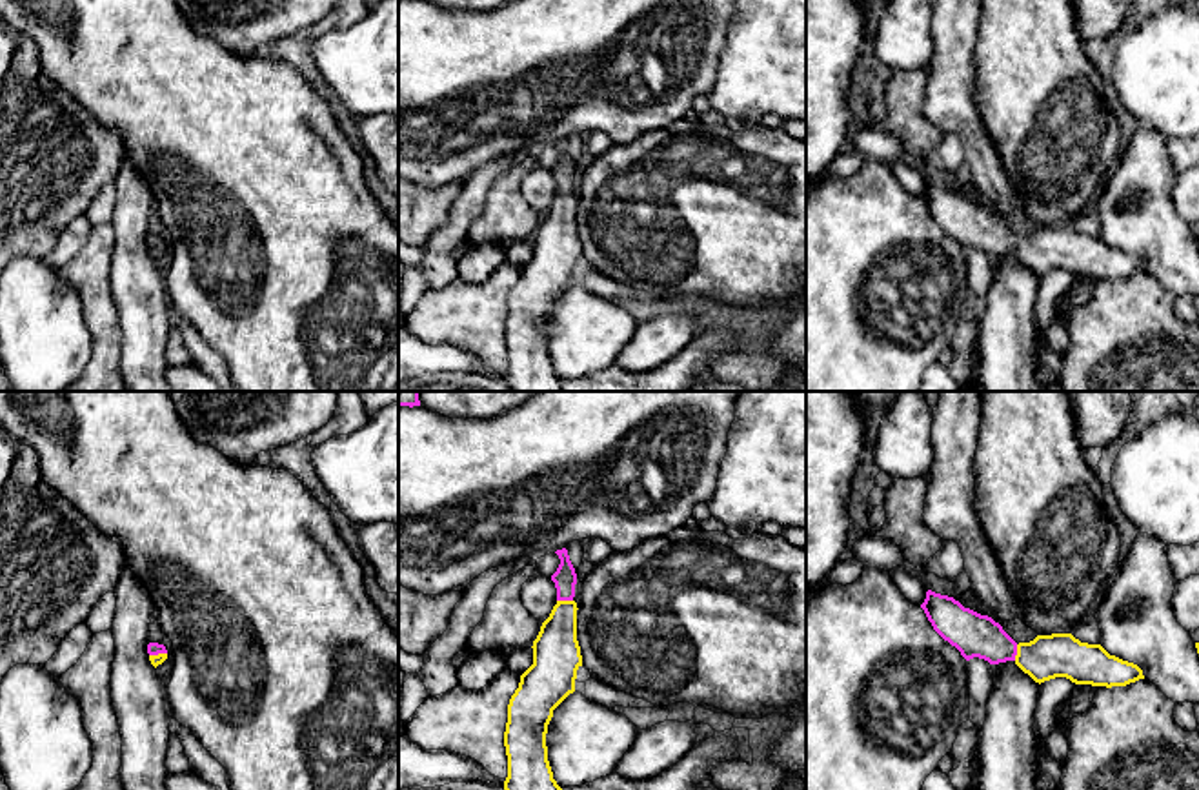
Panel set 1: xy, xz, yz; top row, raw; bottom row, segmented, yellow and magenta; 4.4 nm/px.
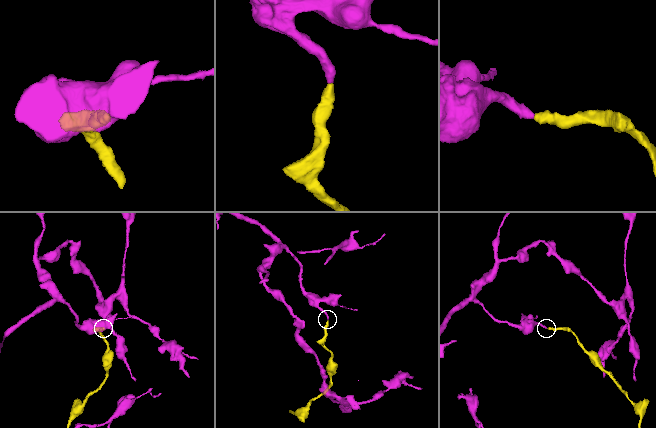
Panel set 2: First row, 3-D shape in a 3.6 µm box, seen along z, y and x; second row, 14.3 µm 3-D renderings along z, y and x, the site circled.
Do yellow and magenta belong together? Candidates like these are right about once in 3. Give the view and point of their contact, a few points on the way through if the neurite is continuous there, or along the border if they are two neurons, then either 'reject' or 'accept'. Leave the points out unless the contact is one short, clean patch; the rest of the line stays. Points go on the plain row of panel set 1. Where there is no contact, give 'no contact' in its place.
contact xz (564, 193); way xz (557, 248), (564, 193), (564, 170); accept

